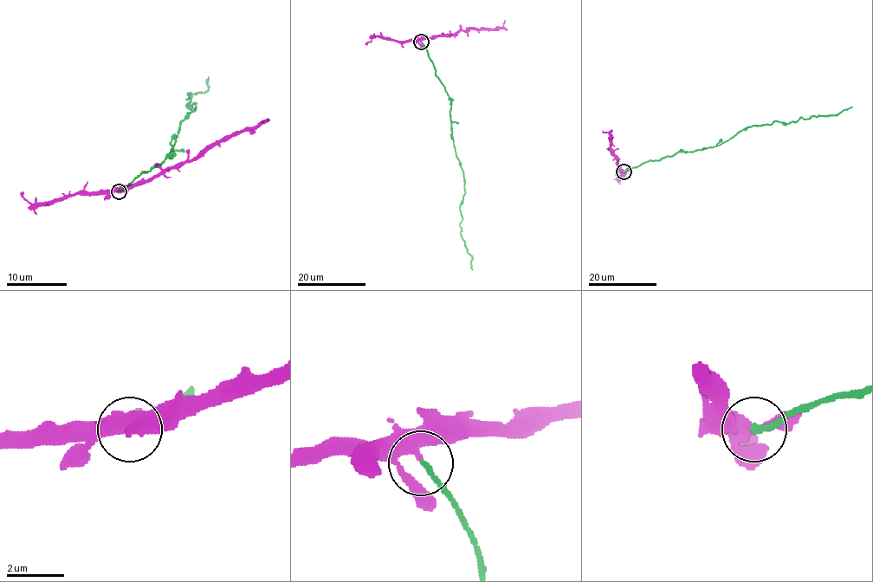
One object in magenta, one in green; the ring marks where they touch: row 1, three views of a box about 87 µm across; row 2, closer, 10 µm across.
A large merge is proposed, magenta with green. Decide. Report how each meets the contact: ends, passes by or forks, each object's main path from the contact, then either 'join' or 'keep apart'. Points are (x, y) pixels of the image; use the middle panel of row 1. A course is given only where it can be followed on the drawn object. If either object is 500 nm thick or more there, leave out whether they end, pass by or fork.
magenta forks; green ends; course magenta (421, 42), (423, 39), (454, 35), (460, 30), (500, 29), (506, 20); course green (421, 42), (450, 100), (452, 139), (465, 192), (459, 226), (472, 257), (472, 269); keep apart

